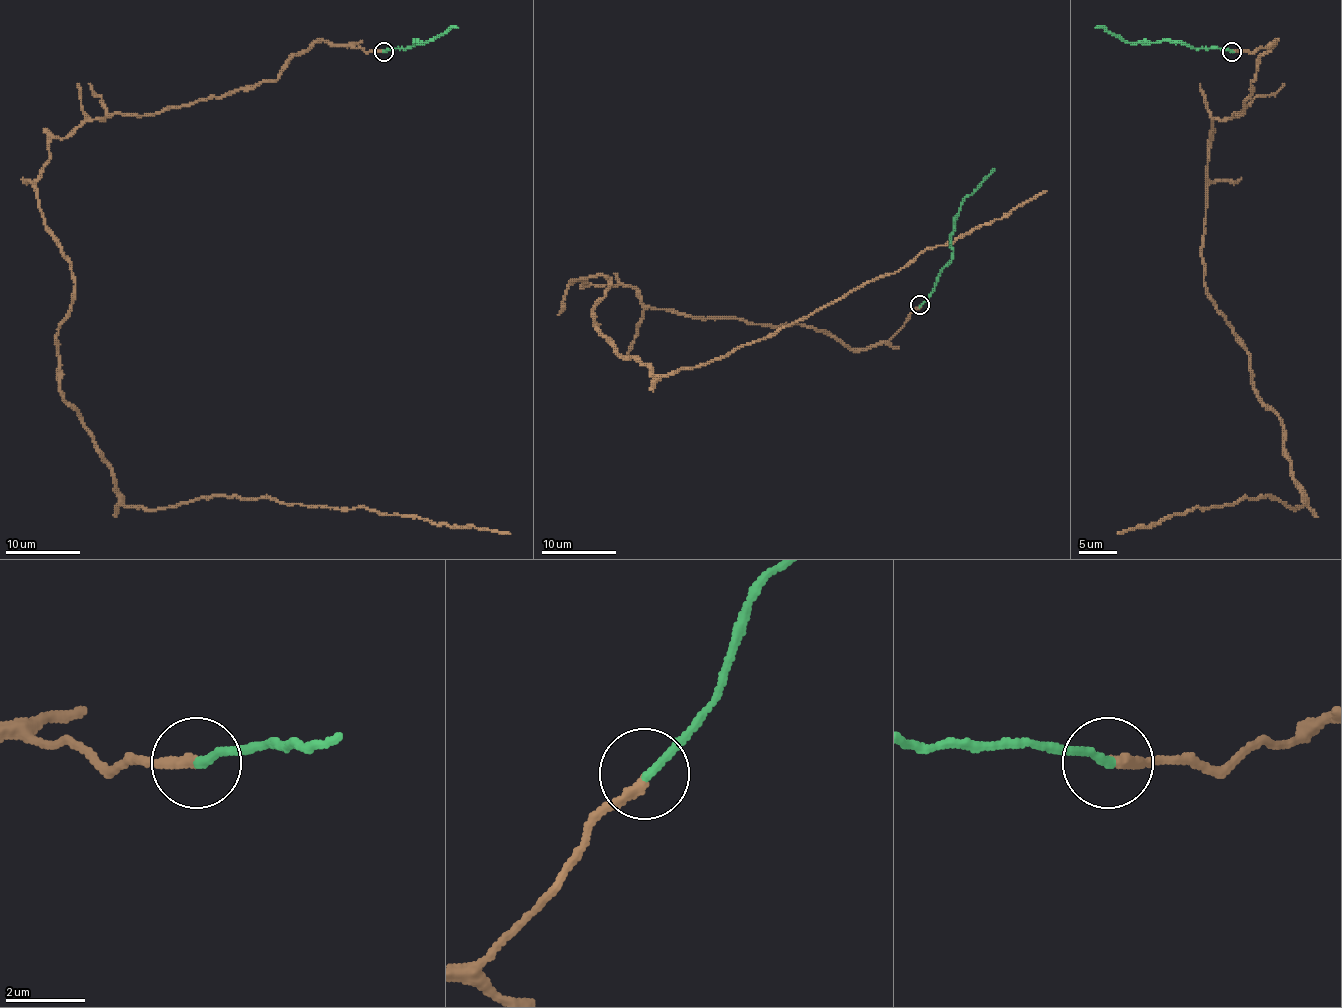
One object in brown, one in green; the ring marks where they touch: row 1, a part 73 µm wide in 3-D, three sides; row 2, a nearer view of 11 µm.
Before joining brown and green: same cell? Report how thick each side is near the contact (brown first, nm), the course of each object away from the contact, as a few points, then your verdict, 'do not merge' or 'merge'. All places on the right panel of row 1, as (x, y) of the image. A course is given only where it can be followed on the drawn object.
calibres 240 and 200 nm; course brown (1232, 52), (1275, 40), (1241, 114), (1211, 121), (1206, 294), (1281, 421), (1301, 505), (1241, 498), (1117, 534); course green (1232, 52), (1192, 48), (1185, 42), (1129, 42), (1102, 27), (1095, 27); merge

